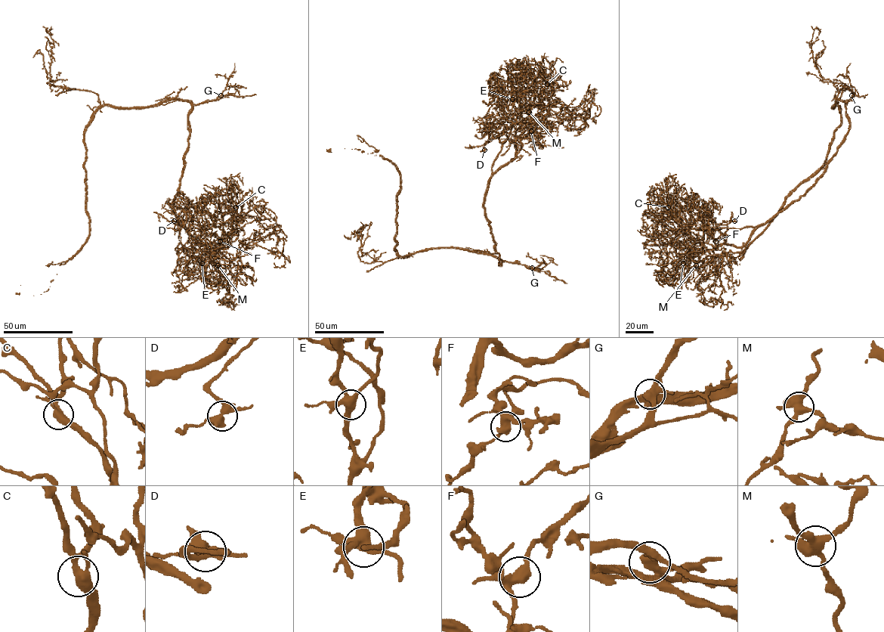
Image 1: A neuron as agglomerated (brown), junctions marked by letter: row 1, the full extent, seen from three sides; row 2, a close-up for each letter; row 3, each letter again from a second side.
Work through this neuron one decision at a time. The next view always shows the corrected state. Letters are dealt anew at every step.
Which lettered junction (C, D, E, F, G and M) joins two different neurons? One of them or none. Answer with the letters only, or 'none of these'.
none of these

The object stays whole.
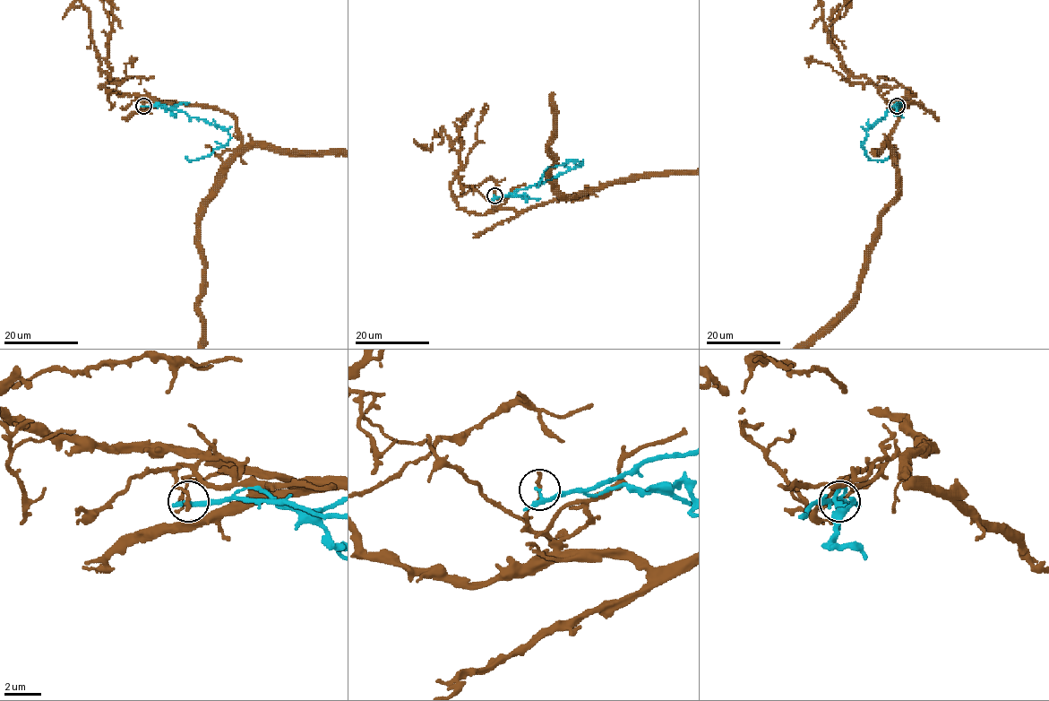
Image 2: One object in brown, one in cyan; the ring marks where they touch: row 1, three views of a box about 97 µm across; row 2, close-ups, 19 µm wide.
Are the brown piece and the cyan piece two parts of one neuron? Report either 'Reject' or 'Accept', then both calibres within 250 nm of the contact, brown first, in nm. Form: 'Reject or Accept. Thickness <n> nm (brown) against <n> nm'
Reject. Thickness 240 nm (brown) against 180 nm

